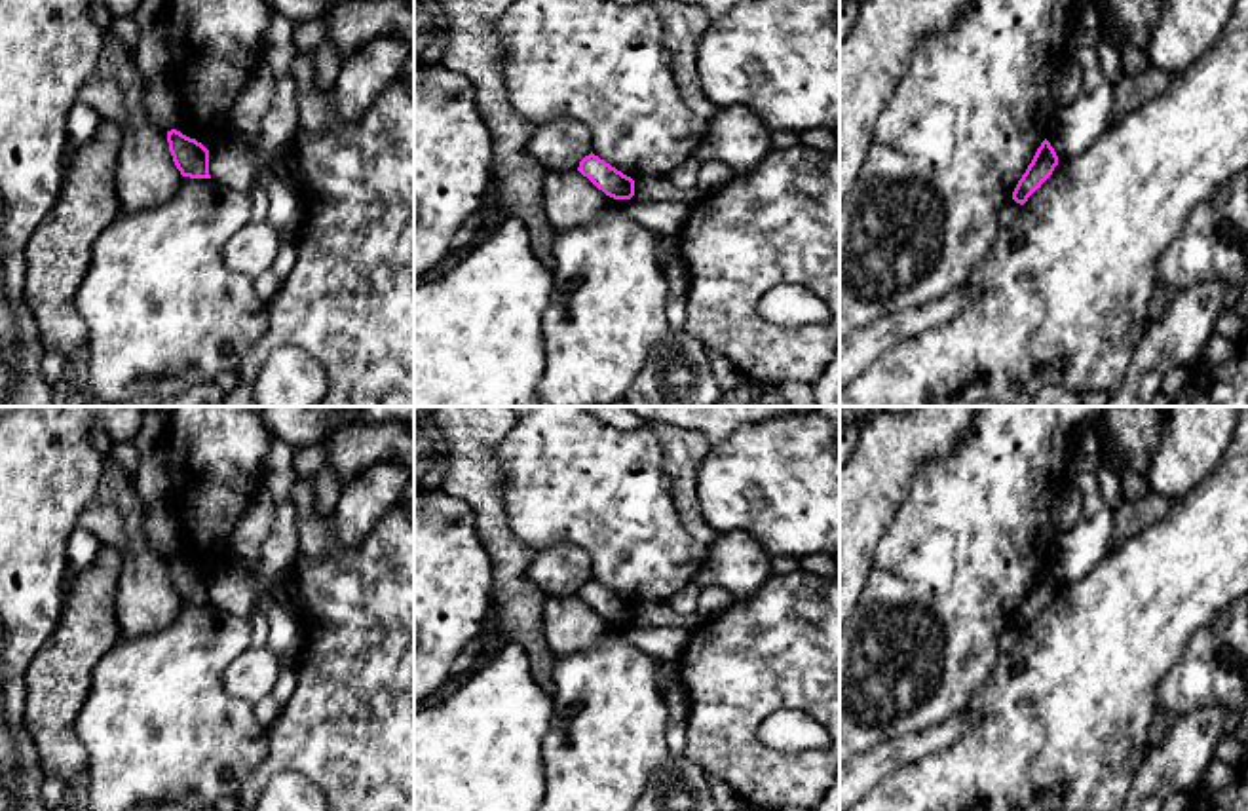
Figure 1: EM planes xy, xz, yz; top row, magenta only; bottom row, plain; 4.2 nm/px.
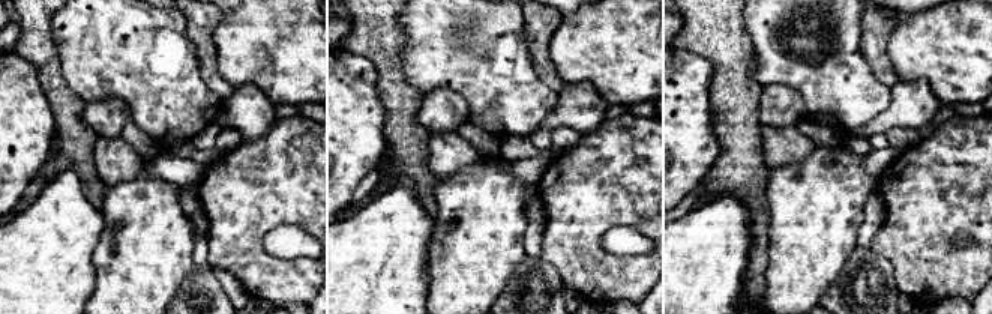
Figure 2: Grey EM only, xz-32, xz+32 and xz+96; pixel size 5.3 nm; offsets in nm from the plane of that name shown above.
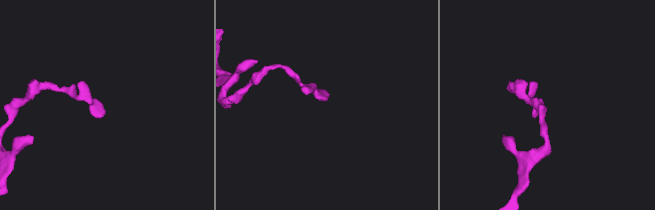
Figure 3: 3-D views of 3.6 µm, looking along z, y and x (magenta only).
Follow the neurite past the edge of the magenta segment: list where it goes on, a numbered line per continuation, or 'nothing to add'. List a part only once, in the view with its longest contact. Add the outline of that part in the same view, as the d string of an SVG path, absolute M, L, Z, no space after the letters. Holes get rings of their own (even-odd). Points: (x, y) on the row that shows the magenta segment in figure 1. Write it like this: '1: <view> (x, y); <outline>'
nothing to add

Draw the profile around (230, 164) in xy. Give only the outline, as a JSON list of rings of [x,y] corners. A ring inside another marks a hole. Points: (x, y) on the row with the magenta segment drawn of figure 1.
[[[230,139],[209,152],[209,175],[218,186],[251,194],[255,186],[255,152]]]

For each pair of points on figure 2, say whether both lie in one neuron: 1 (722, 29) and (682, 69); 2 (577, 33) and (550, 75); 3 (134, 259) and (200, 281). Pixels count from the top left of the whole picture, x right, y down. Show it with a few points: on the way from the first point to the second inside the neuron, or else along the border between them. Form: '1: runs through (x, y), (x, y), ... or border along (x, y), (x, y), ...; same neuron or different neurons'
1: border along (679, 47), (703, 56), (712, 65), (710, 87); different neurons
2: border along (554, 32), (550, 57), (566, 83); different neurons
3: border along (195, 266), (173, 298); different neurons

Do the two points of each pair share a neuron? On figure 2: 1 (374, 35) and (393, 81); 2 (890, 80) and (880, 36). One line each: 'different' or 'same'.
1: same
2: same

